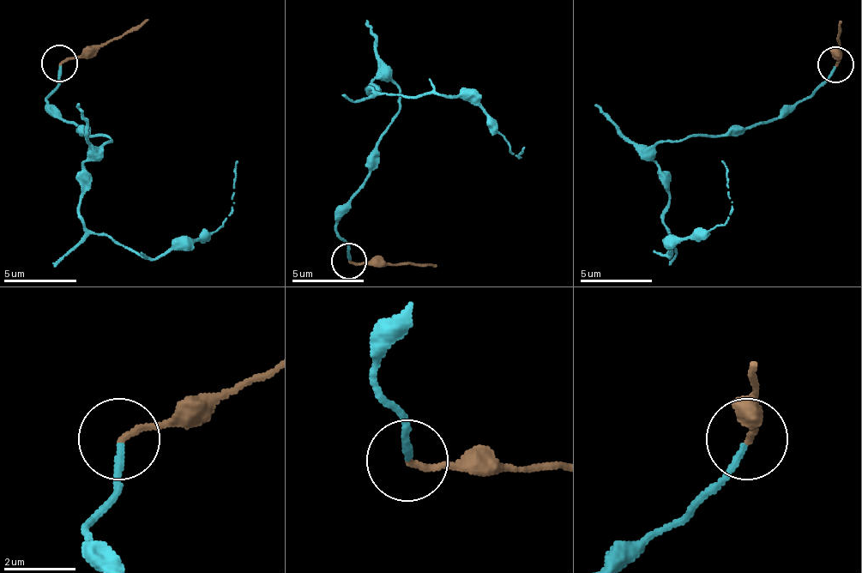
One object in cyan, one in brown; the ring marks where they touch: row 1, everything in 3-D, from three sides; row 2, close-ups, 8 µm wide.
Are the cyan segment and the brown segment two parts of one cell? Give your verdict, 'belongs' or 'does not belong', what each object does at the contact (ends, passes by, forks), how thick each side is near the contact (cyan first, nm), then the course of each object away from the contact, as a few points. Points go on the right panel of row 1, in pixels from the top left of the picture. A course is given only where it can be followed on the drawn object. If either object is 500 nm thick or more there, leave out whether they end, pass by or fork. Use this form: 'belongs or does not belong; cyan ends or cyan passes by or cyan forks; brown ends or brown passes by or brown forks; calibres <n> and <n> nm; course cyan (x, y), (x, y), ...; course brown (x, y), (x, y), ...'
belongs; cyan ends; brown ends; calibres 160 and 150 nm; course cyan (836, 65), (808, 97), (747, 129), (654, 147), (668, 194), (668, 258), (729, 215), (722, 161); course brown (836, 65), (840, 22)

